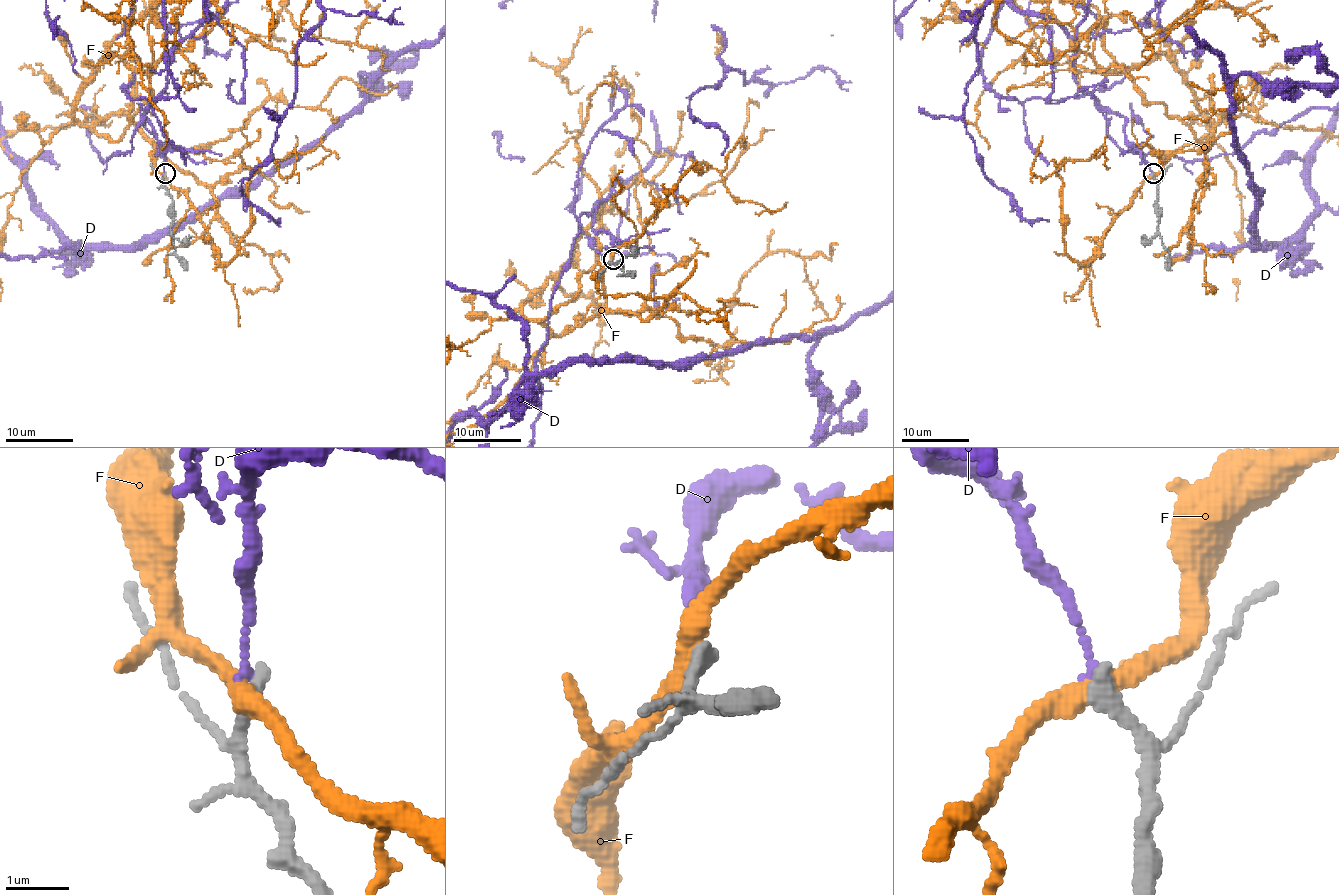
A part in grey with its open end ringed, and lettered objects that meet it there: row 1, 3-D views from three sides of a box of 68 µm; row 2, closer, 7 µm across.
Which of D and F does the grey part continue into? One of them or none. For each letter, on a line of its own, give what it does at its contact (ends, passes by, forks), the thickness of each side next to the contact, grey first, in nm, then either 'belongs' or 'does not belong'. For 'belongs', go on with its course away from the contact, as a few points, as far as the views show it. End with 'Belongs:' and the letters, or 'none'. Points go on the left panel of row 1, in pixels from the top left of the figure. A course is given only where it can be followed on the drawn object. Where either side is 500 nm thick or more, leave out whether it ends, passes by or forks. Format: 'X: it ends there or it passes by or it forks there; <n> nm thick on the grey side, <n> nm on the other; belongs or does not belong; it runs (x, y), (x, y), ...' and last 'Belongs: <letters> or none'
D: it ends there; 280 nm thick on the grey side, 110 nm on the other; does not belong
F: it passes by; 280 nm thick on the grey side, 320 nm on the other; does not belong
Belongs: none

